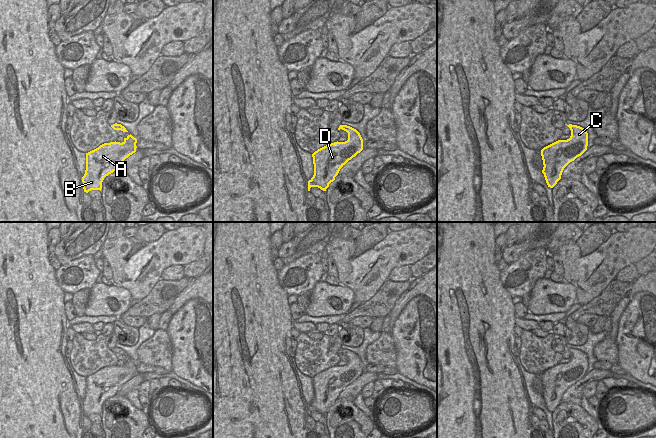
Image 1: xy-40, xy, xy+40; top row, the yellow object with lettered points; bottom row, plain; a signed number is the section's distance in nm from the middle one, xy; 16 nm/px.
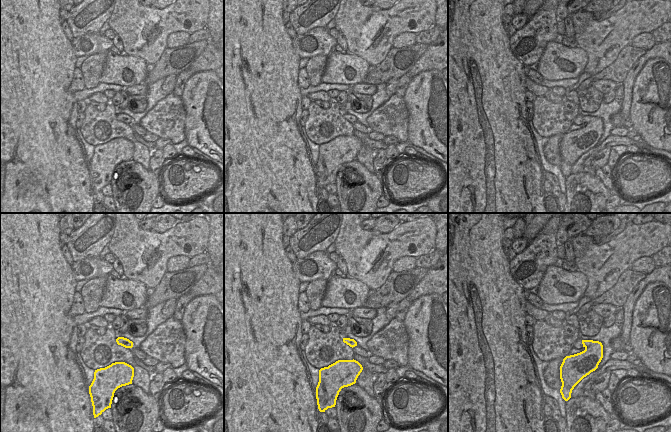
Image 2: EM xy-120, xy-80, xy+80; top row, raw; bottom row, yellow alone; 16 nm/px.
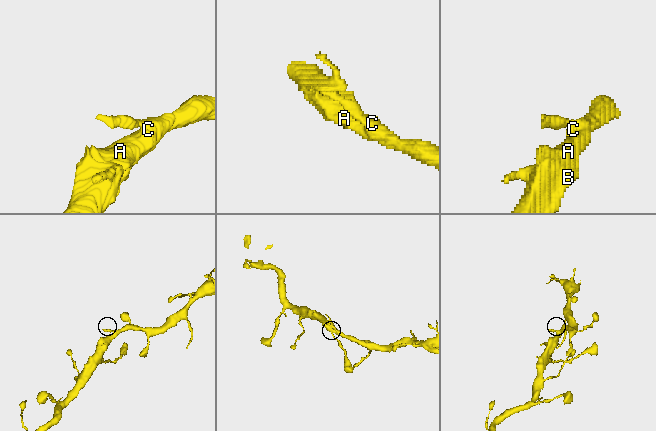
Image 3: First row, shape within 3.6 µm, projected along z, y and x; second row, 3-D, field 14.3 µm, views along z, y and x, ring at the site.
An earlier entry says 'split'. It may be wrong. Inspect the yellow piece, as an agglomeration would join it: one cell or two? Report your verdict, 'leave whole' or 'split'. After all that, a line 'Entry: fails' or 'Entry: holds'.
leave whole
Entry: fails

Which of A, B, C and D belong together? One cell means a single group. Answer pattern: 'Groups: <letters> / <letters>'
Groups: A B C D.

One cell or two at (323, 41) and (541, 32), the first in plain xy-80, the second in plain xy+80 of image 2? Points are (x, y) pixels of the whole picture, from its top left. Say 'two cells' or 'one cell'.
one cell

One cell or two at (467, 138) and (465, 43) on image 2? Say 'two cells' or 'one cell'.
one cell

